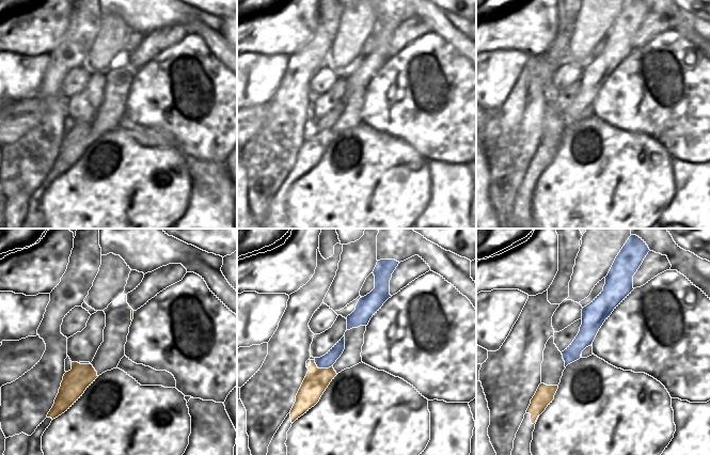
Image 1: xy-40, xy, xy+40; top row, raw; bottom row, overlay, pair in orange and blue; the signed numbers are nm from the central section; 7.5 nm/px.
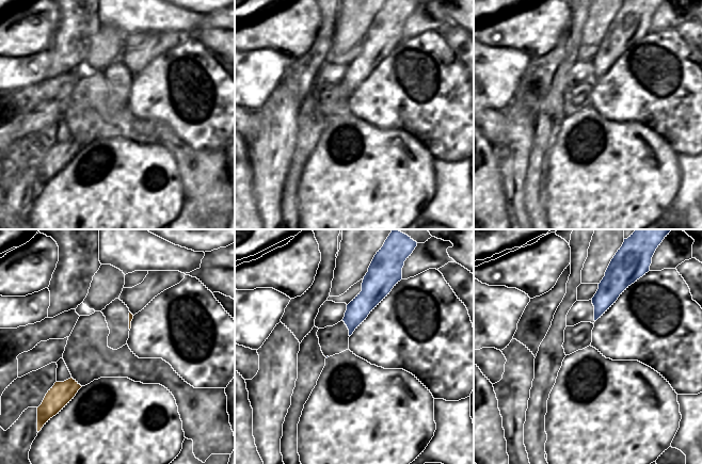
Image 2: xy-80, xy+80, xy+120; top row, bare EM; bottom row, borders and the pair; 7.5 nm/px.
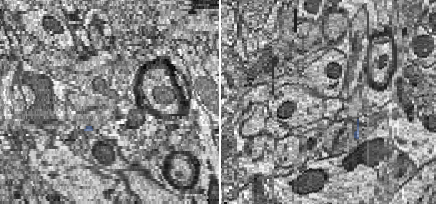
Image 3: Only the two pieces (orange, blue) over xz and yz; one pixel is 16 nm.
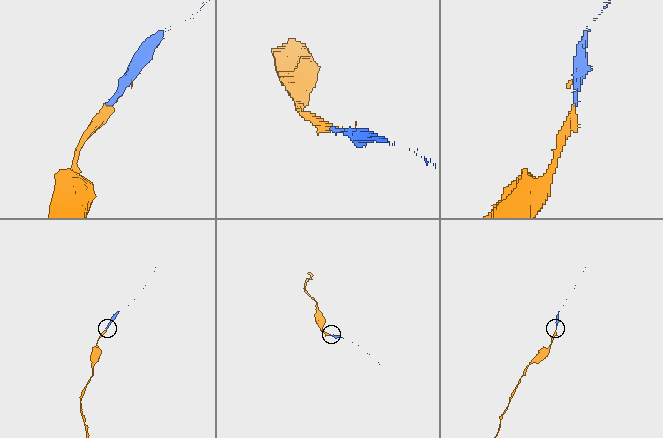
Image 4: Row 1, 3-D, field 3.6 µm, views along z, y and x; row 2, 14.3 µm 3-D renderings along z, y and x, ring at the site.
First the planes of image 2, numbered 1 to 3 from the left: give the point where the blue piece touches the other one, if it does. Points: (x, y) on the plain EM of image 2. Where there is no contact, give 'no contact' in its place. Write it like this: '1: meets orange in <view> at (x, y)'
1: no contact
2: no contact
3: no contact

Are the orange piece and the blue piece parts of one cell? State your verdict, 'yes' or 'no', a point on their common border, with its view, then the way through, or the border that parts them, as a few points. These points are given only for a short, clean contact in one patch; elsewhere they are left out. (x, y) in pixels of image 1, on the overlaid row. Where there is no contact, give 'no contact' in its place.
yes; meets orange in xy at (321, 369)

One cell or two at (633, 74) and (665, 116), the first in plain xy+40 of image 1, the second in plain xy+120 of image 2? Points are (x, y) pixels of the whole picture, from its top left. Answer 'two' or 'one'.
one

